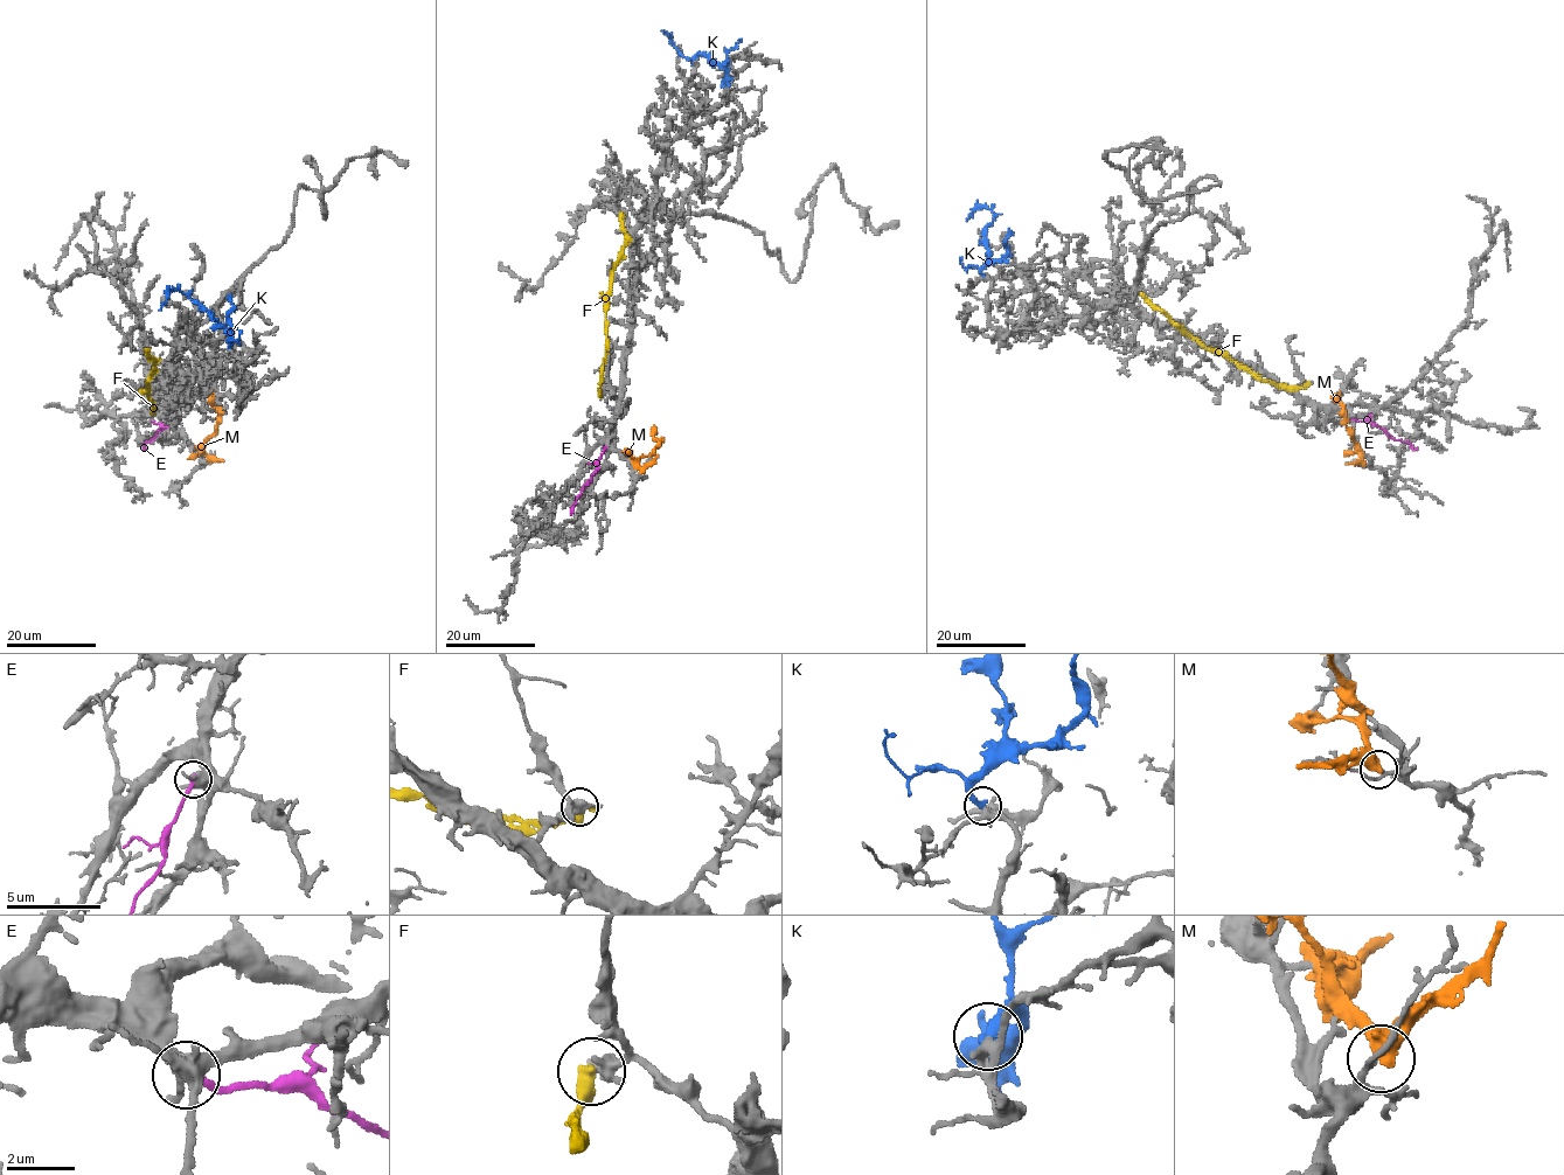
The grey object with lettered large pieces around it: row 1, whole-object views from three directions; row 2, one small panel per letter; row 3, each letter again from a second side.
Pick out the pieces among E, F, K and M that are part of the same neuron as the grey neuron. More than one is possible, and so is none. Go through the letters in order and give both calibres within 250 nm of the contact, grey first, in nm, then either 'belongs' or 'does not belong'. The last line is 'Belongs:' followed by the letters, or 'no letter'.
E: 380/280 nm | does not belong
F: 360/550 nm | does not belong
K: 240/320 nm | belongs
M: 160/600 nm | does not belong
Belongs: K

